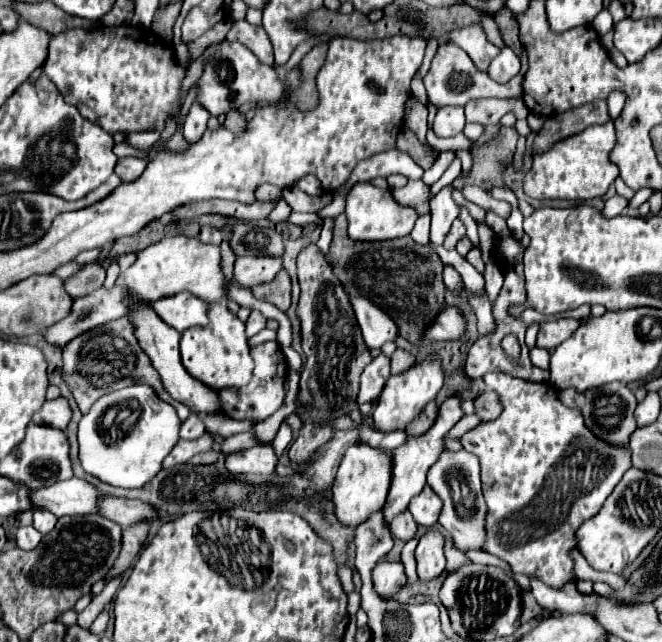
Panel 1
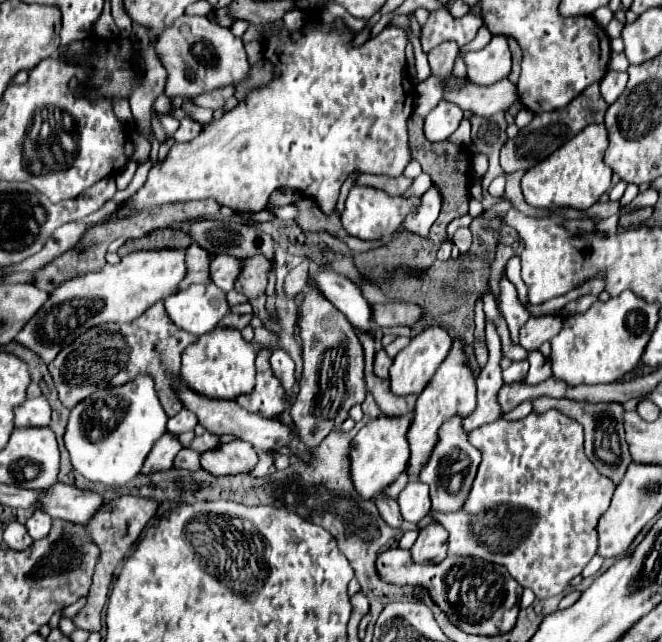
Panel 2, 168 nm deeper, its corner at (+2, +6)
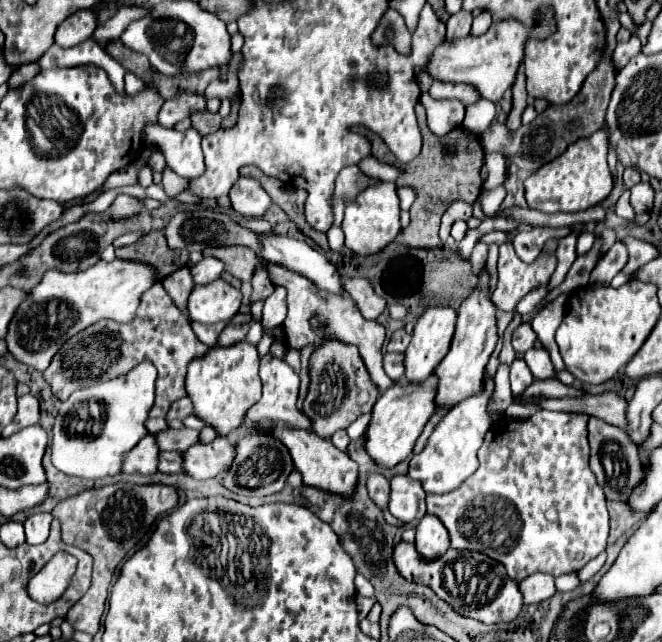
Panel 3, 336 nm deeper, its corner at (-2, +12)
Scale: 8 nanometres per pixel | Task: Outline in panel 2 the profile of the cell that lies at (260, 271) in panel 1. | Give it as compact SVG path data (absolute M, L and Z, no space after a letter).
M214 256L210 262L210 278L224 292L230 292L234 288L234 280L240 270L240 260L232 256Z

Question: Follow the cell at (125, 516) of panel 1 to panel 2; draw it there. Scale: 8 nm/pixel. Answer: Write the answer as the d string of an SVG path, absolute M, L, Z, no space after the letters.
M52 484L44 490L44 510L52 520L68 520L84 524L104 504L100 494L80 490L68 484Z

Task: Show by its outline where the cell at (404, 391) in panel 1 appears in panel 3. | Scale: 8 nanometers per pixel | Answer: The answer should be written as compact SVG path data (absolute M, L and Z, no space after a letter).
M436 306L436 308L428 308L416 322L414 326L414 334L412 334L412 342L404 352L404 382L422 382L426 380L434 368L438 366L438 362L448 354L450 350L450 342L454 336L454 324L456 324L456 310L448 308L448 306Z

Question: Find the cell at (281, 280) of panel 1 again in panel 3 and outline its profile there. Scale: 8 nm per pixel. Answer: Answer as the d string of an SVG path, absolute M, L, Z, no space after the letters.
M232 246L228 248L230 256L226 260L226 272L236 276L240 282L250 282L258 264L258 256L256 252L252 252L250 248L240 248L240 246Z

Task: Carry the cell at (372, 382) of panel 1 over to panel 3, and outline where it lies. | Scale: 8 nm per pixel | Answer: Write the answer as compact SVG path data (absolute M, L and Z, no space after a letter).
M386 352L384 354L384 370L386 374L392 378L392 380L402 380L402 374L404 374L404 366L402 366L402 360L404 356L402 354L396 354L396 352Z

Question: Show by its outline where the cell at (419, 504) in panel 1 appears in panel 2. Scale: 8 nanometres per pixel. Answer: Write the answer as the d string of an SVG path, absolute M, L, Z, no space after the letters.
M410 482L400 496L396 498L400 504L400 514L406 522L418 524L428 512L430 512L430 496L428 496L428 484L422 482Z

